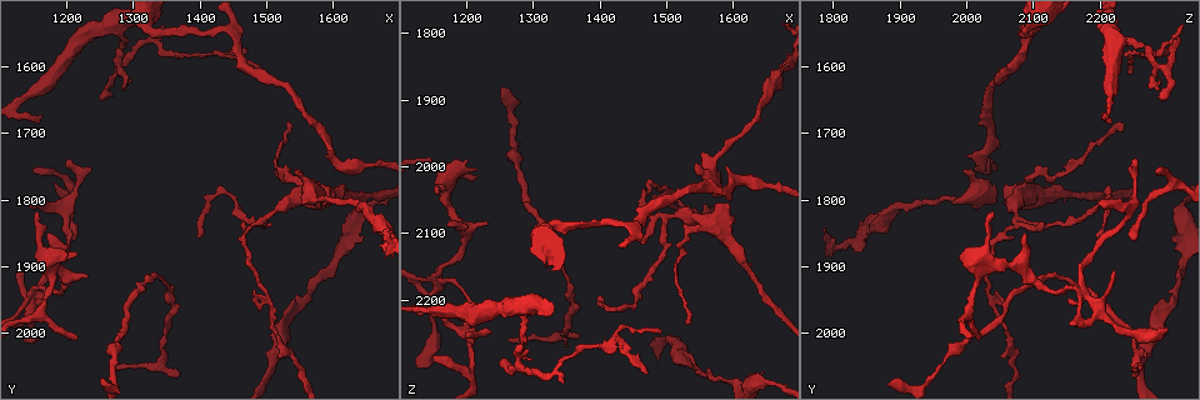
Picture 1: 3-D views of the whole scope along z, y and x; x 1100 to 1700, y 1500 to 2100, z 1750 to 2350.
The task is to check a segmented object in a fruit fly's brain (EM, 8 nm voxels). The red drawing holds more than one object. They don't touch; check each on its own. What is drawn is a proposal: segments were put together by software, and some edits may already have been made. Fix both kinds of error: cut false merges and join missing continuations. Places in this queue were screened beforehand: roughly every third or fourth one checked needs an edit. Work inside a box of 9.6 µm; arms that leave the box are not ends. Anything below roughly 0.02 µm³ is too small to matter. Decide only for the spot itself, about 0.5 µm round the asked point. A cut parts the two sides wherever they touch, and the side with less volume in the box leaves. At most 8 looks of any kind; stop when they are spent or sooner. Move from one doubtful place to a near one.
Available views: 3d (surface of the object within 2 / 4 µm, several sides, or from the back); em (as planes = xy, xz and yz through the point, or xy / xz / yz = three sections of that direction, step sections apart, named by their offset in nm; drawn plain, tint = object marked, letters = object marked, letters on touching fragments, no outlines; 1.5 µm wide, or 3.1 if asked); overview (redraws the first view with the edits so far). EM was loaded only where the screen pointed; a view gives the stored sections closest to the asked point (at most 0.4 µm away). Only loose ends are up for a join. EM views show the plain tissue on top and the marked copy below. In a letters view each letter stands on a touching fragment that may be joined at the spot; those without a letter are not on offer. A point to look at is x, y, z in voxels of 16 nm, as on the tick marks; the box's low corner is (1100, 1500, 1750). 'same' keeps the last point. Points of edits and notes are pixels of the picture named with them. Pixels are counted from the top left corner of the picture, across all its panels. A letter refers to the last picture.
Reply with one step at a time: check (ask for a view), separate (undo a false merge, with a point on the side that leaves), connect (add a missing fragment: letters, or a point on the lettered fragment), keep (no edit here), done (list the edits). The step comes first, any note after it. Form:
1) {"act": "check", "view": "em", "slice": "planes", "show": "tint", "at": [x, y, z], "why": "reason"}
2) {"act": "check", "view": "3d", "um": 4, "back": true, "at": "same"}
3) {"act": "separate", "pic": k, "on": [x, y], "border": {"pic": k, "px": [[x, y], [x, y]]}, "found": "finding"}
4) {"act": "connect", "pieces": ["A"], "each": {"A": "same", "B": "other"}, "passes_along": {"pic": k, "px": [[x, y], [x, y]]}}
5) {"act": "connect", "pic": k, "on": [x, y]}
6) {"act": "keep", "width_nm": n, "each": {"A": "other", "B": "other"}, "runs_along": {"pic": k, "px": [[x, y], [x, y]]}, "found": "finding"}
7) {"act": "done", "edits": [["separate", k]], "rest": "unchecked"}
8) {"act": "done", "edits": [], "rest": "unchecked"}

{"act": "check", "view": "3d", "um": 2, "at": [1205, 1860, 2250], "why": "an open end"}

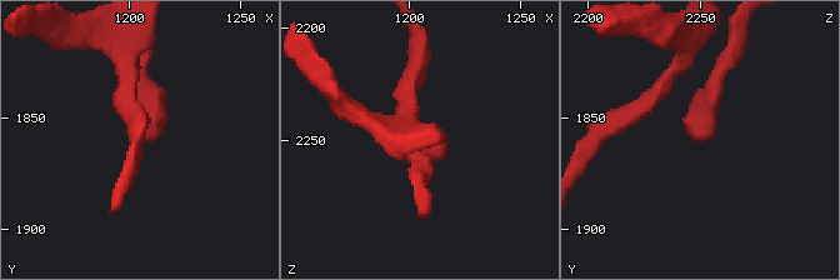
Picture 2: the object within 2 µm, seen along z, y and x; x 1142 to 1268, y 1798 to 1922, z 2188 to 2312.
{"act": "check", "view": "em", "slice": "xz", "step": 4, "show": "letters", "at": [1206, 1862, 2249]}

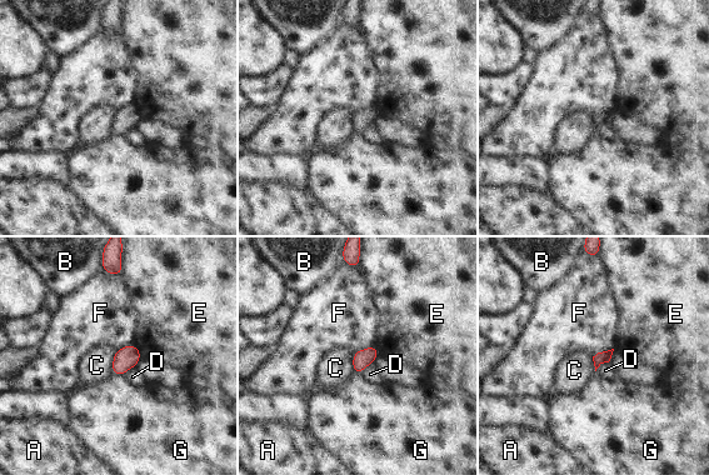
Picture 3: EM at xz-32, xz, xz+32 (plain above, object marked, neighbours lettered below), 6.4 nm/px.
{"act": "check", "view": "em", "slice": "planes", "show": "letters", "at": "same", "why": "another direction"}

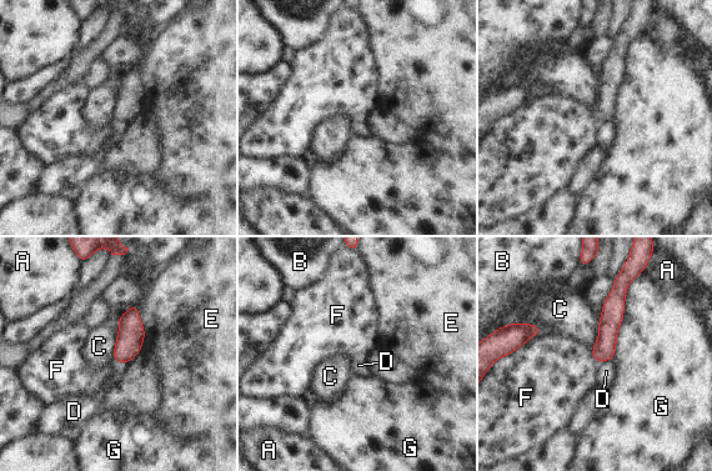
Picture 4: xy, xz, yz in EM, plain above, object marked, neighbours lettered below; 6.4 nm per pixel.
{"act": "keep", "width_nm": 140, "longest_contact_nm": ["G", 480], "each": {"A": "other", "B": "other", "C": "other", "D": "other", "E": "other", "F": "other", "G": "other"}, "found": "none of them fits"}

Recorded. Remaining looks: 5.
{"act": "check", "view": "em", "slice": "planes", "show": "letters", "at": [1460, 1840, 2115], "why": "thin end"}

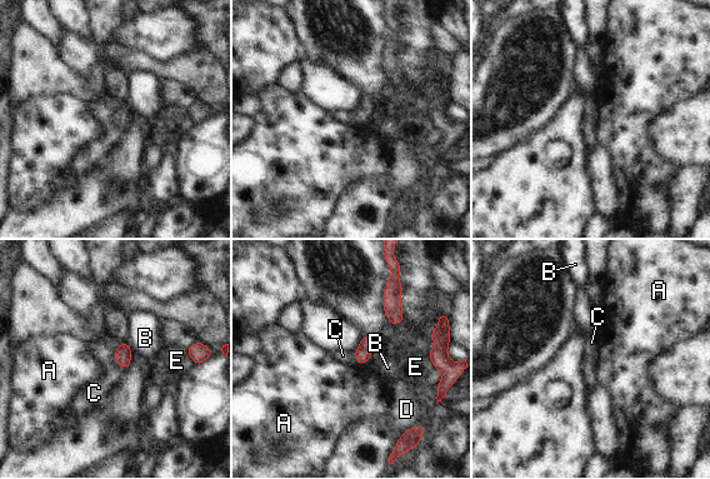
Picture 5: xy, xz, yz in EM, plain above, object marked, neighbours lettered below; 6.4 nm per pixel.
{"act": "connect", "pic": 5, "on": [103, 349], "width_nm": 110, "each": {"A": "other", "B": "other", "C": "same", "D": "other", "E": "other"}, "passes_along": {"pic": 5, "px": [[123, 353], [114, 357], [103, 349]]}, "found": "the neuron continues"}

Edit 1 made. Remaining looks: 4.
{"act": "check", "view": "3d", "um": 2, "at": [1535, 1960, 2280]}

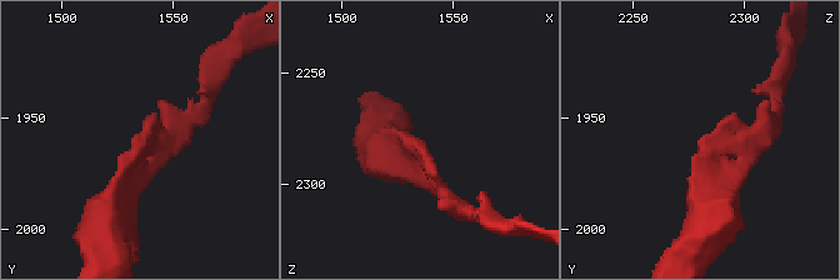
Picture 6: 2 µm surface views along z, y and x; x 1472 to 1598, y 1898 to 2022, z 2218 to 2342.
{"act": "check", "view": "em", "slice": "planes", "show": "tint", "at": [1532, 1963, 2279], "why": "need the tissue"}

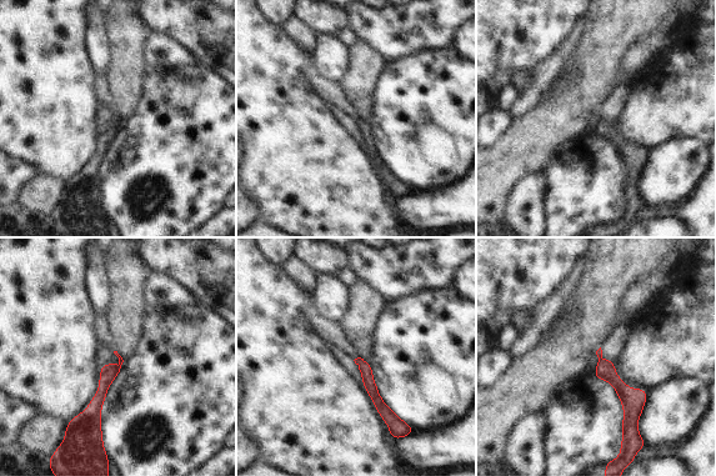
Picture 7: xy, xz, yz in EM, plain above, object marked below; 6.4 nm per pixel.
{"act": "check", "view": "em", "slice": "planes", "show": "letters", "at": "same", "why": "what lies round it"}

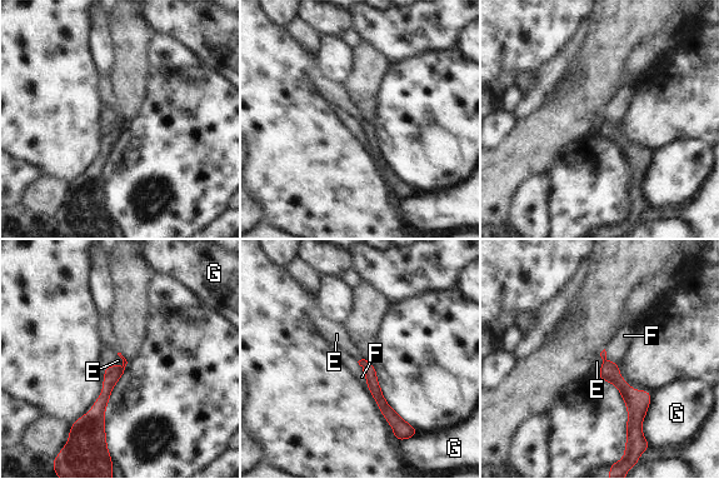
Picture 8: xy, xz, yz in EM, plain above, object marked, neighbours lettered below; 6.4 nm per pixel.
{"act": "keep", "longest_contact_nm": ["G", 280], "each": {"E": "other", "F": "other", "G": "other"}, "border": {"pic": 8, "px": [[600, 355], [602, 364], [597, 372]]}, "found": "none of them fits"}

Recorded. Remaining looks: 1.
{"act": "done", "edits": [["connect", 5]], "rest": "unchecked"}

